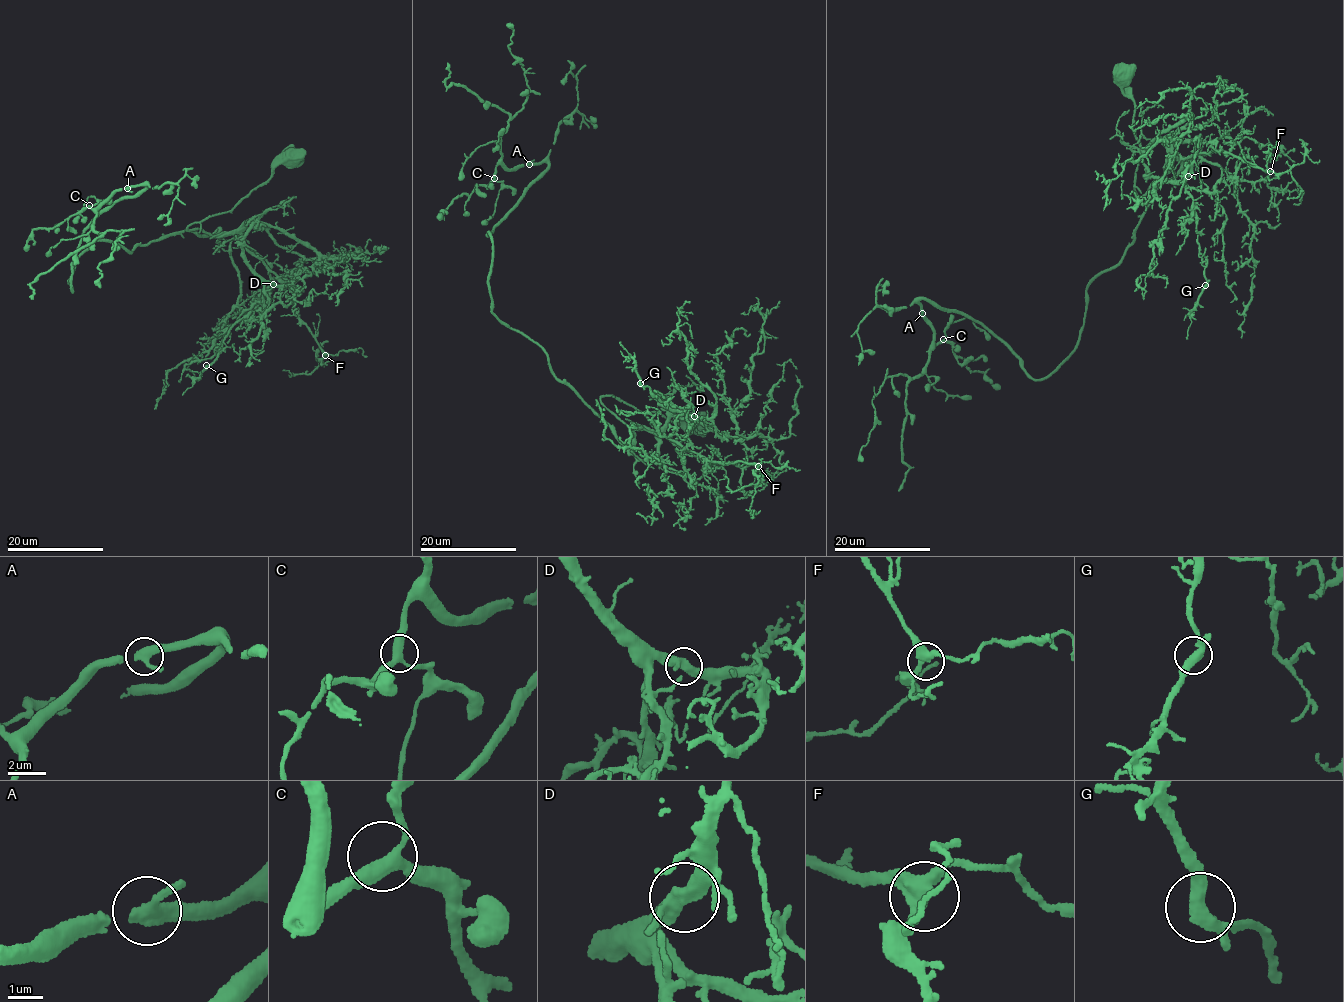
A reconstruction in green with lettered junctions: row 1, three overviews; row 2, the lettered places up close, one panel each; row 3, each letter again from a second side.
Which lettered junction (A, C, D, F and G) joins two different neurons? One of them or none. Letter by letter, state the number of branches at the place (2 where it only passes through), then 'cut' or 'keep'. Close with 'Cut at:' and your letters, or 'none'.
A: branches 3; keep
C: branches 3; keep
D: branches 3; keep
F: branches 3; keep
G: branches 3; keep
Cut at: none

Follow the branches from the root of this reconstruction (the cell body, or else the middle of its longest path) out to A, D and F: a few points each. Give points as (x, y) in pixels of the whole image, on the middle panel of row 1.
A: (693, 422), (604, 396), (633, 435), (623, 443), (544, 351), (493, 314), (487, 234), (547, 166), (529, 164)
D: (693, 422), (600, 398), (628, 425), (650, 430), (667, 420), (659, 399), (694, 416)
F: (693, 422), (675, 423), (612, 396), (600, 398), (628, 425), (675, 440), (700, 457), (758, 466)

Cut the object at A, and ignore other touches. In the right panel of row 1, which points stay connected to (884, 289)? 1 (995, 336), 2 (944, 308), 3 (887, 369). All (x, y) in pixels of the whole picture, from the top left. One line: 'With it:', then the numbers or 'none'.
With it: 1, 2

